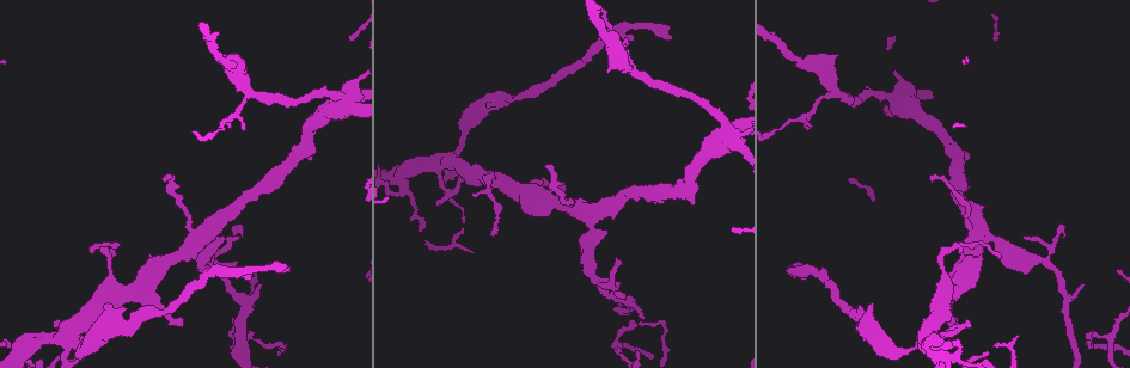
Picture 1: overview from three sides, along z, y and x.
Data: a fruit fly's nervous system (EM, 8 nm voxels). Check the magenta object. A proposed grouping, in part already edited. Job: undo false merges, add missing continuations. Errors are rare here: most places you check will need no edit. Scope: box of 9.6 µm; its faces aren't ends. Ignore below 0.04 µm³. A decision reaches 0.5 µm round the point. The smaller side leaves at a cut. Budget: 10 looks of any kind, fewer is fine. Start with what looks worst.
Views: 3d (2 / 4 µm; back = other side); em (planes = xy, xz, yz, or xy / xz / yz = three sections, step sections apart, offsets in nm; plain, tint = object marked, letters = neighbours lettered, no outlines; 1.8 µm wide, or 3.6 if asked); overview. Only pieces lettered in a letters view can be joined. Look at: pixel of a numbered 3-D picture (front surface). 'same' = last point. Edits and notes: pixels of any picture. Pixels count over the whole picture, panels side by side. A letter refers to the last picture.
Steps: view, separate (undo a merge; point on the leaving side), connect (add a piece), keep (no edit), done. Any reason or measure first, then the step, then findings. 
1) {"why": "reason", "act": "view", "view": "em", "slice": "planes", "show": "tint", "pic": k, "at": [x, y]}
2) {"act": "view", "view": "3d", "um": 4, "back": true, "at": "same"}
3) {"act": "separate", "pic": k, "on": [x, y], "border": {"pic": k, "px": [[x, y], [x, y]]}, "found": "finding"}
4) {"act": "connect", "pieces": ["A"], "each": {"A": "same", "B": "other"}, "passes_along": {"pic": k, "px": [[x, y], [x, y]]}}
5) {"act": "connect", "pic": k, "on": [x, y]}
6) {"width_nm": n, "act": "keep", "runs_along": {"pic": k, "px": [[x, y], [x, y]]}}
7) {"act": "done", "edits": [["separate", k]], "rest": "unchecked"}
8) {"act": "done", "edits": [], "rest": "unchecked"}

{"why": "four arms meet", "act": "view", "view": "em", "slice": "xy", "step": 8, "show": "tint", "pic": 1, "at": [452, 161]}

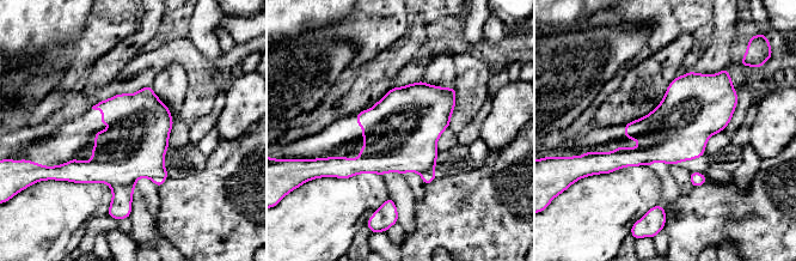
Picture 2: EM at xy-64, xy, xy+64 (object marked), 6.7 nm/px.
{"why": "see the neighbours", "act": "view", "view": "em", "slice": "xy", "step": 8, "show": "letters", "at": "same"}

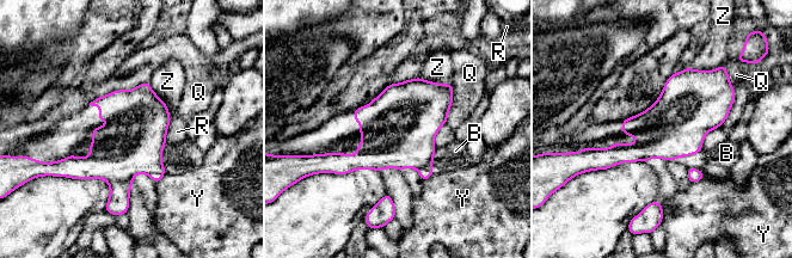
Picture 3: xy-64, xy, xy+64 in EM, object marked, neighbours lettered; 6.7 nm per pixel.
{"longest_contact_nm": ["Q", 420], "act": "keep", "each": {"B": "other", "Q": "other", "R": "other", "Y": "other", "Z": "other"}, "border": {"pic": 3, "px": [[147, 81], [163, 100], [171, 118]]}, "found": "all the same neuron"}

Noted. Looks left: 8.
{"why": "calibre changes", "act": "view", "view": "3d", "um": 4, "pic": 1, "at": [343, 100]}

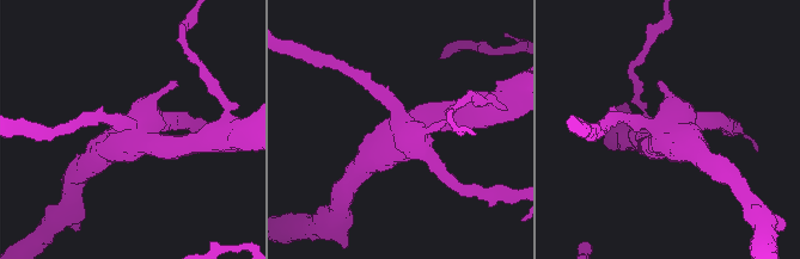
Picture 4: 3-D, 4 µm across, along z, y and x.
{"why": "need the tissue", "act": "view", "view": "em", "um": 3.6, "slice": "planes", "show": "letters", "pic": 4, "at": [670, 131]}

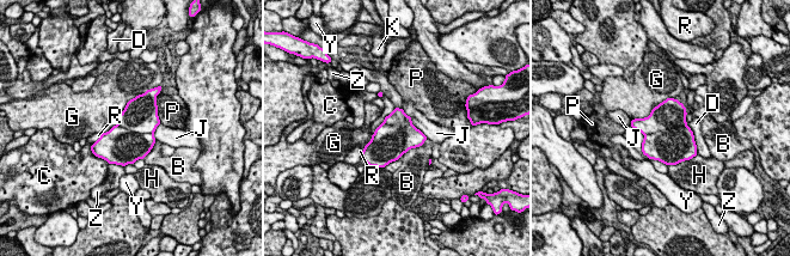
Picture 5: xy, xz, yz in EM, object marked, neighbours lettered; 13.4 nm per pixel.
{"width_nm": 500, "act": "separate", "pic": 5, "on": [669, 114], "each": {"B": "other", "C": "other", "D": "other", "G": "other", "H": "other", "J": "other", "K": "other", "P": "other", "R": "other", "Y": "other", "Z": "other"}, "border": {"pic": 5, "px": [[686, 125], [644, 135]]}, "found": "a second neuron is stuck on"}

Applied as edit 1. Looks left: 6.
{"why": "see it whole again", "act": "view", "view": "overview"}

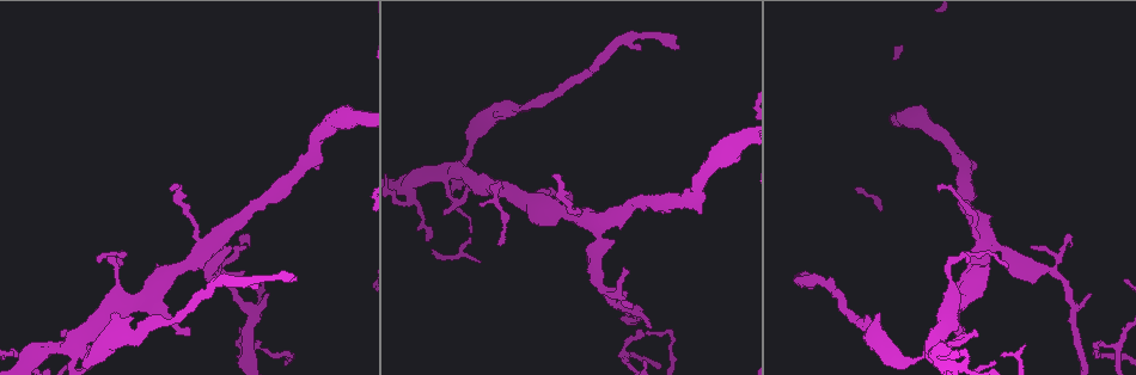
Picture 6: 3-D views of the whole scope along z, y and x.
{"why": "branch stops here", "act": "view", "view": "3d", "um": 4, "pic": 6, "at": [187, 333]}

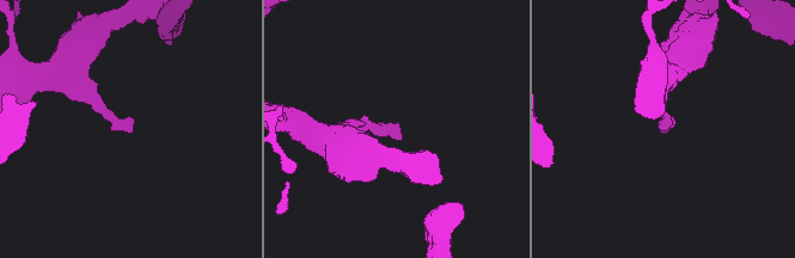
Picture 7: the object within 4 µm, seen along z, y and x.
{"act": "view", "view": "em", "slice": "planes", "show": "letters", "pic": 7, "at": [131, 128]}

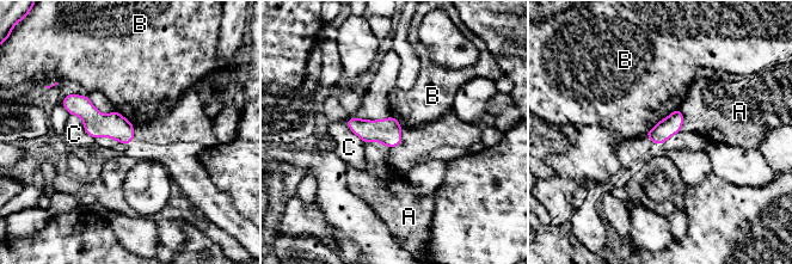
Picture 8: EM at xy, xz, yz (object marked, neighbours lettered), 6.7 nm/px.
{"width_nm": 140, "act": "keep", "each": {"A": "other", "B": "other", "C": "other"}, "runs_along": {"pic": 8, "px": [[67, 99], [100, 126], [130, 136]]}, "found": "none of them fits"}

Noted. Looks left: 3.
{"act": "done", "edits": [["separate", 5]], "rest": "unchecked"}

